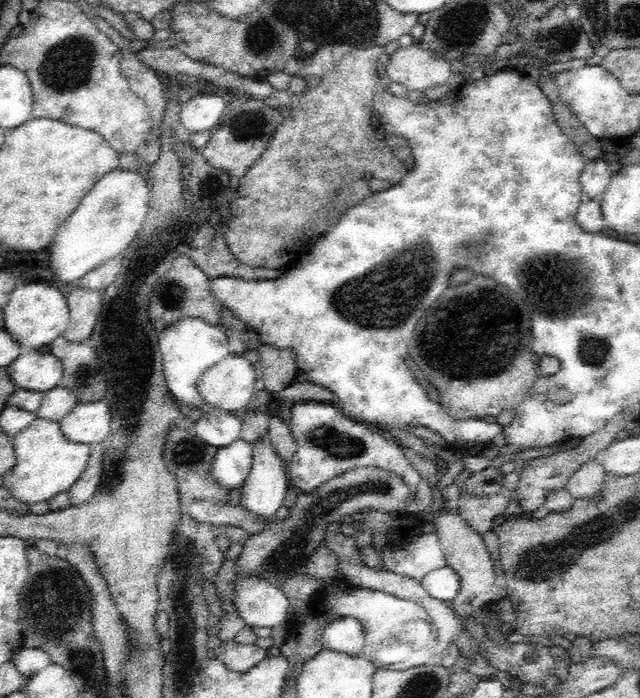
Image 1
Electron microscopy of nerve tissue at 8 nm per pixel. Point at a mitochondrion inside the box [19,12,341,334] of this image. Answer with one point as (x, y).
(67, 66)

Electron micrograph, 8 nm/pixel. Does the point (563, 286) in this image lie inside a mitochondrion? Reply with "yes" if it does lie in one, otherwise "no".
yes

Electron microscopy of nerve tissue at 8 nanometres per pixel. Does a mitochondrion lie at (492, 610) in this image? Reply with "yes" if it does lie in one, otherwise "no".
yes

